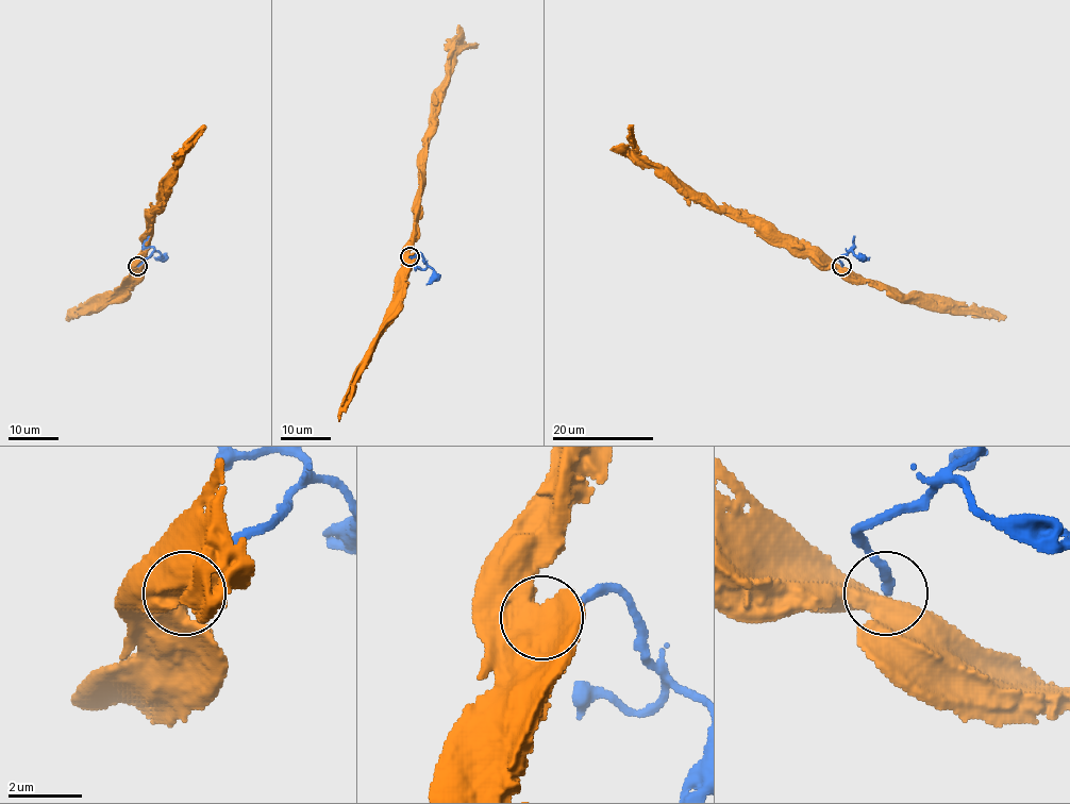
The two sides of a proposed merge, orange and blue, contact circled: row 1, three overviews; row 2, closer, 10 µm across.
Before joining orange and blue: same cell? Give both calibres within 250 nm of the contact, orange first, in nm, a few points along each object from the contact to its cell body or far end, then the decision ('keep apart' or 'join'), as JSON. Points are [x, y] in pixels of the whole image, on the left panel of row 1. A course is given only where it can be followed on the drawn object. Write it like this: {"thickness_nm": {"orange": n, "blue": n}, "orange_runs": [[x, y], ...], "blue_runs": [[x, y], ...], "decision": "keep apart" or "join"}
{"thickness_nm": {"orange": 800, "blue": 240}, "orange_runs": [[138, 266], [174, 166], [182, 157], [188, 141], [204, 126]], "blue_runs": [[138, 266], [154, 250], [143, 245], [149, 236]], "decision": "keep apart"}

